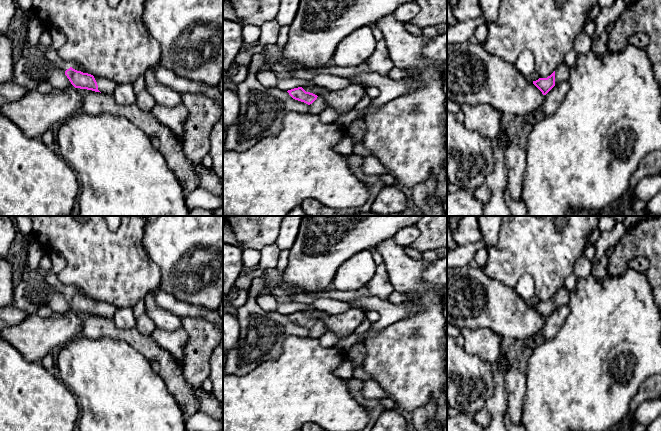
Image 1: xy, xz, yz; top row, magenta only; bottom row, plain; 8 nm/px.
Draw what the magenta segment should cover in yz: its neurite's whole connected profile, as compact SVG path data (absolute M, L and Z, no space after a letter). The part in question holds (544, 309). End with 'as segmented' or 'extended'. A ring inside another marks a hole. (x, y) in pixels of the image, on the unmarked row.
M562 287L550 300L547 302L539 302L533 305L533 308L546 319L556 308L562 305L568 305L570 293L565 287Z; extended

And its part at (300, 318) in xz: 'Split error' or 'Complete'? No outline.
Split error

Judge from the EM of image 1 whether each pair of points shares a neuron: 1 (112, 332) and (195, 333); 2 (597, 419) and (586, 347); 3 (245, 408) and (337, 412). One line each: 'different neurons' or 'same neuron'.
1: different neurons
2: same neuron
3: same neuron

